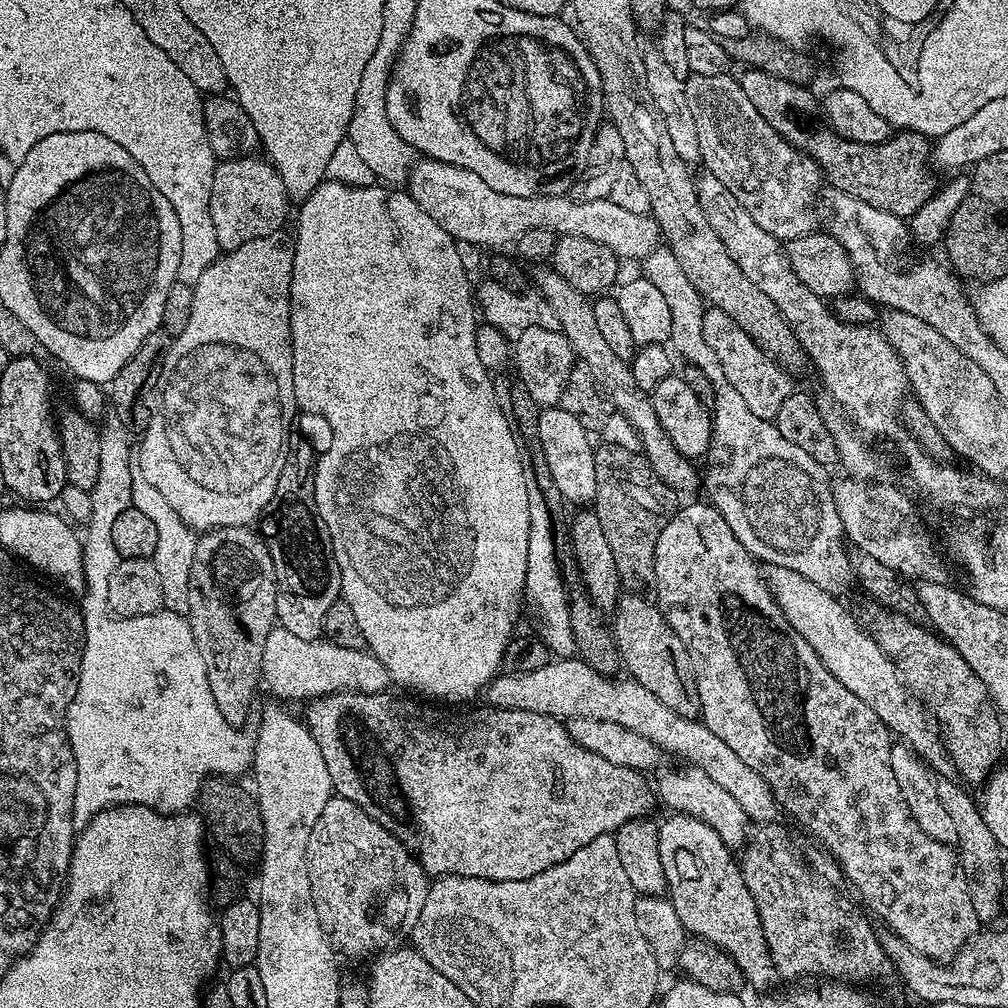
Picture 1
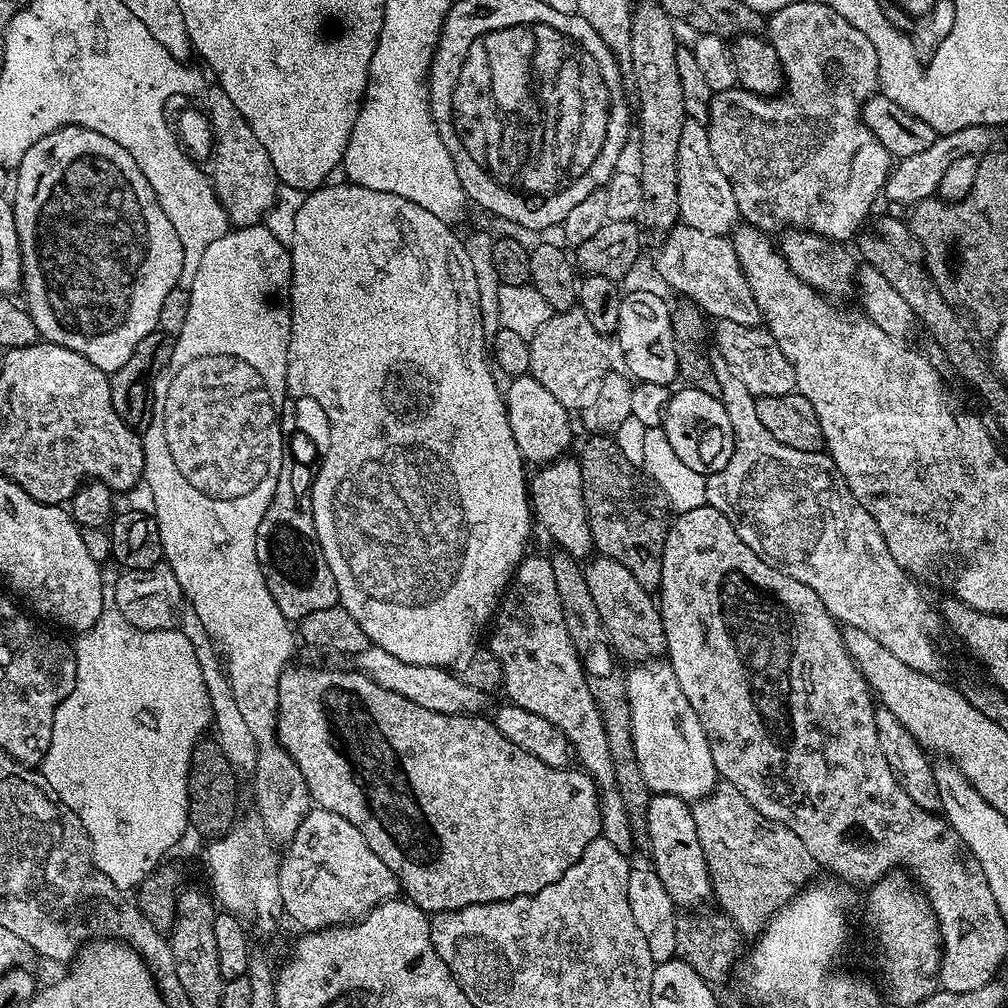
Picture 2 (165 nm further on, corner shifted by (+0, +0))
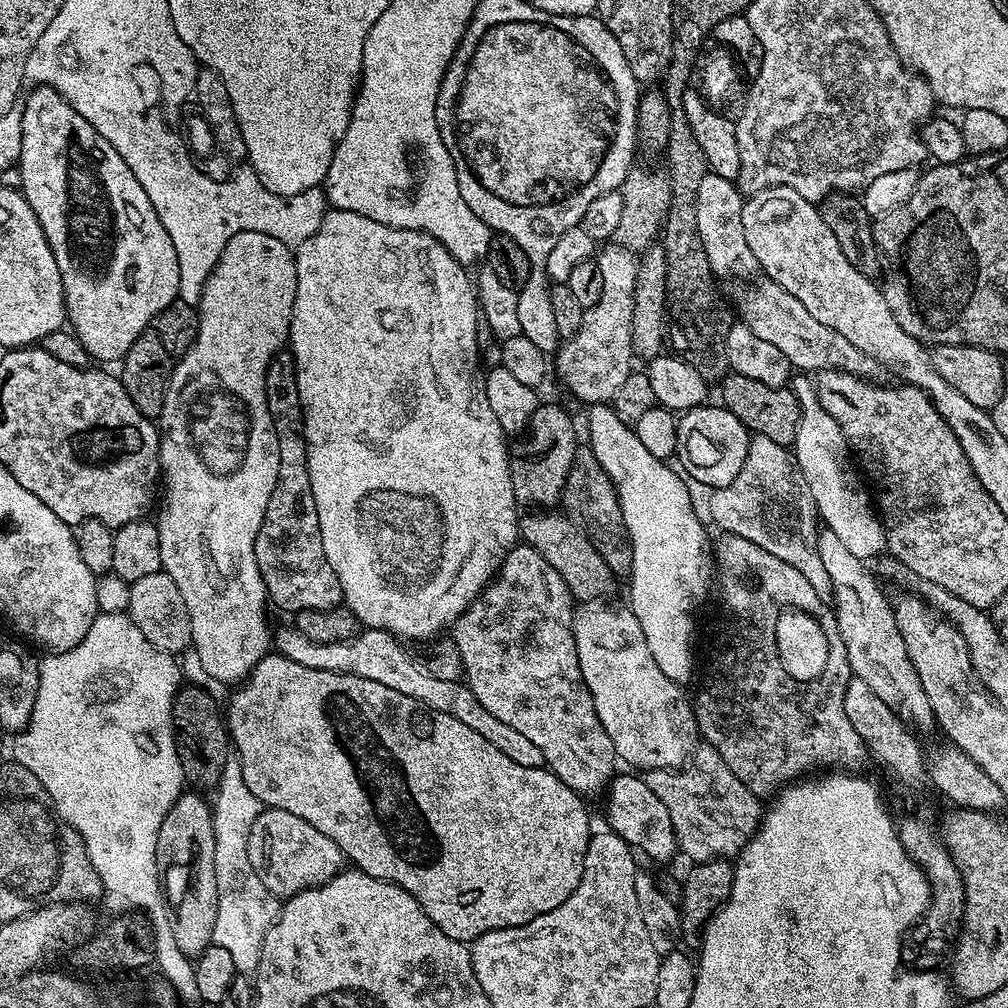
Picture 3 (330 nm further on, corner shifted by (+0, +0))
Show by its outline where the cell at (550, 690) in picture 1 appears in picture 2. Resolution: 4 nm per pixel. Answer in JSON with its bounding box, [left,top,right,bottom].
[354,646,490,714]

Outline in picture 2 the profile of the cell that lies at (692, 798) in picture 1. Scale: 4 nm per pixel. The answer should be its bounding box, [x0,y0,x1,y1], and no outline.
[626,658,718,802]

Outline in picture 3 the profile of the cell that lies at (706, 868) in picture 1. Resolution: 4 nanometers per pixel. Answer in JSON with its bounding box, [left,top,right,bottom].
[606,775,678,860]

